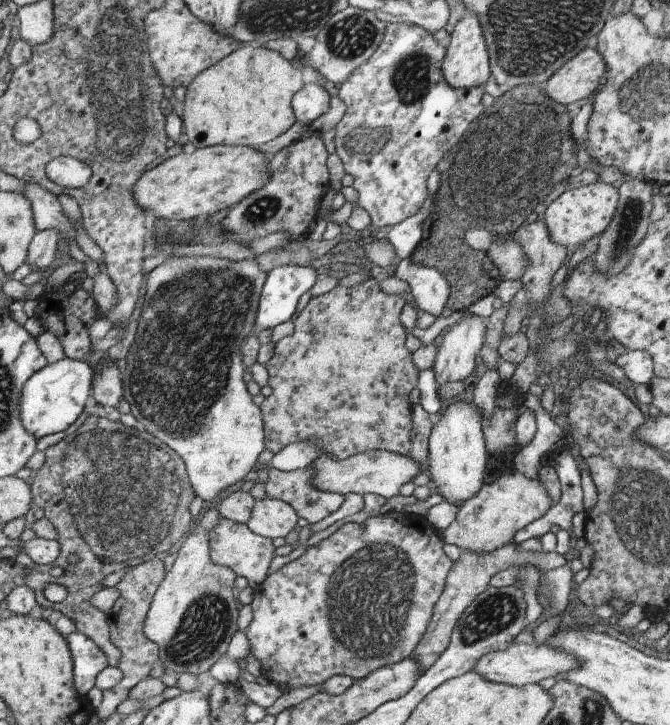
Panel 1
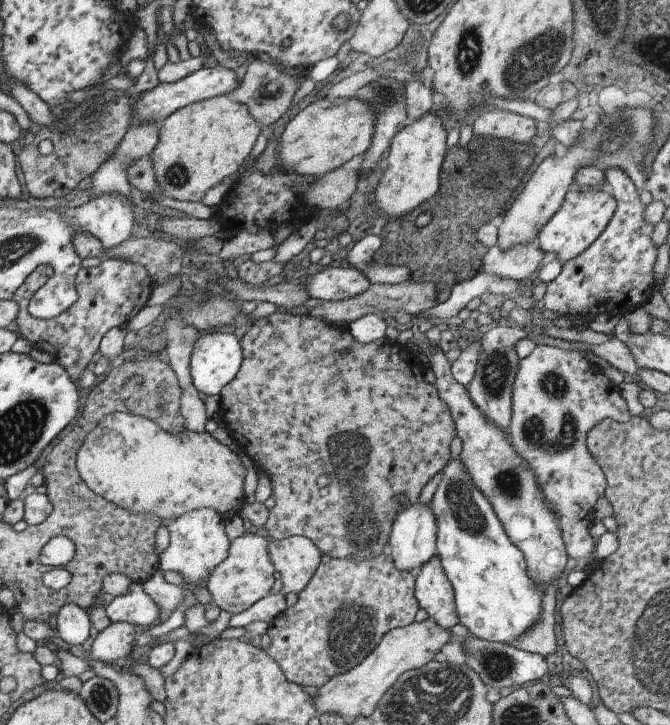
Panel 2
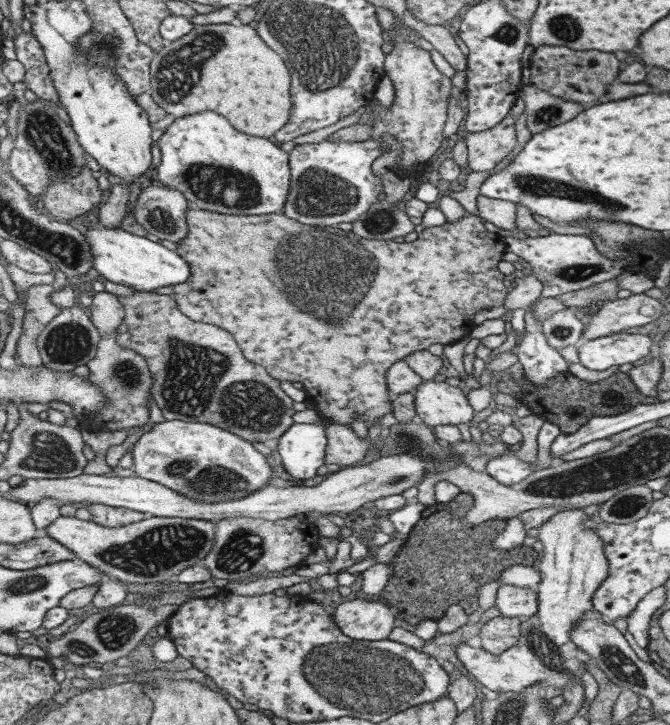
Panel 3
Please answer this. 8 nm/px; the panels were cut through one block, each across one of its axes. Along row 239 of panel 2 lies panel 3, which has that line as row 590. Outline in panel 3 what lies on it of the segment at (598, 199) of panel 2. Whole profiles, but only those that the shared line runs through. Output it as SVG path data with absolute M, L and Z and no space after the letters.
M569 508L568 510L559 510L539 525L536 540L541 542L543 548L535 565L540 577L536 587L538 607L533 616L520 620L520 633L515 645L501 651L501 654L492 655L482 647L473 648L465 642L455 644L457 659L461 661L469 676L475 681L479 681L482 686L497 693L520 693L527 686L541 682L542 687L544 685L553 686L553 688L562 690L567 684L571 684L573 678L577 678L577 682L581 682L581 674L585 674L585 670L591 671L589 662L569 639L571 628L581 620L583 613L593 610L589 600L609 573L609 562L607 562L607 557L601 547L603 546L601 537L597 537L593 529L583 526L583 522L588 519L589 516L582 510Z

